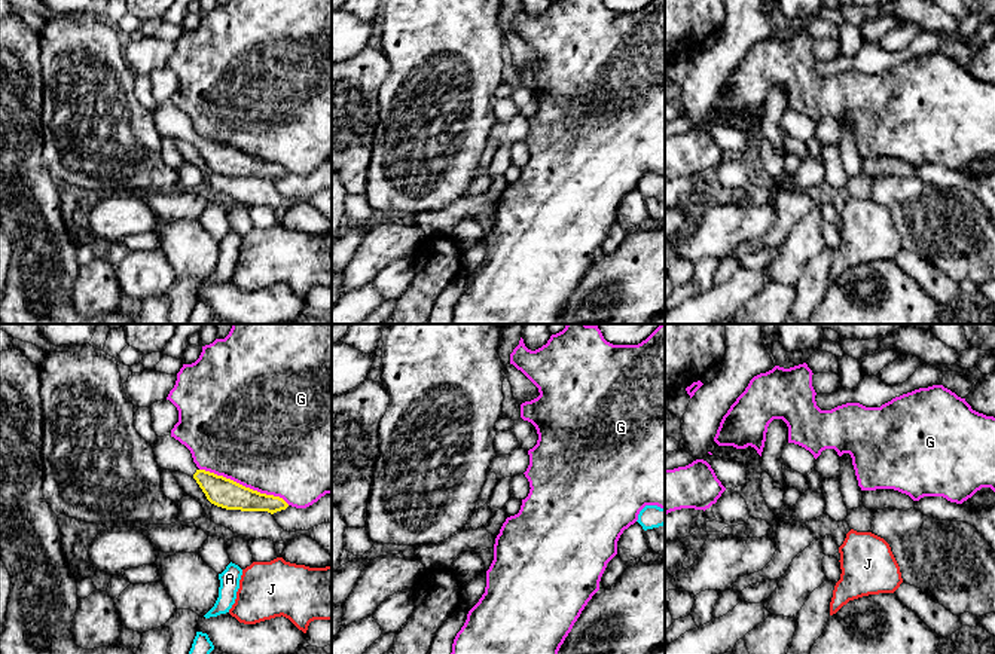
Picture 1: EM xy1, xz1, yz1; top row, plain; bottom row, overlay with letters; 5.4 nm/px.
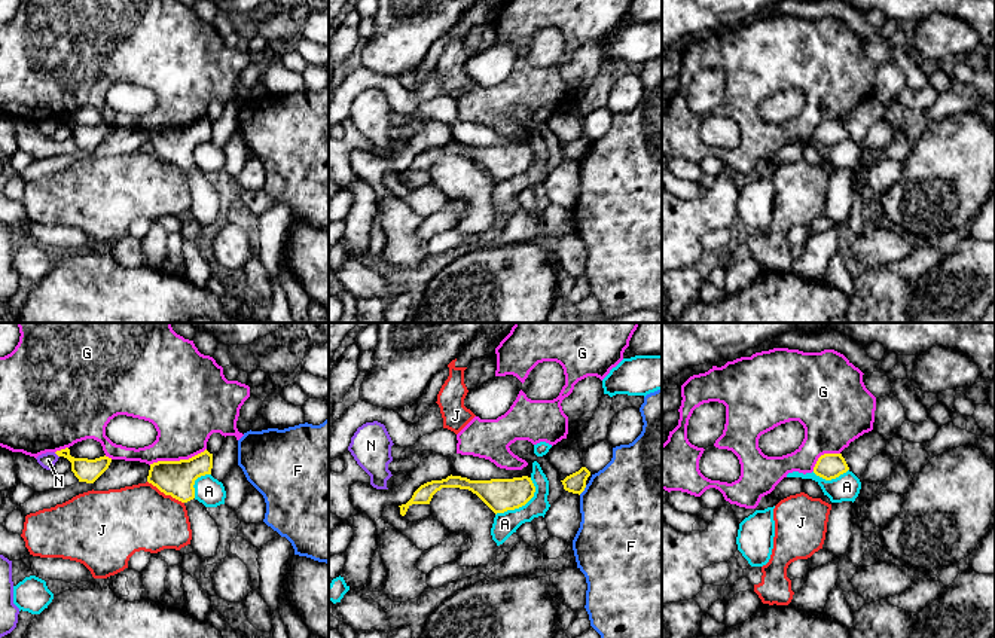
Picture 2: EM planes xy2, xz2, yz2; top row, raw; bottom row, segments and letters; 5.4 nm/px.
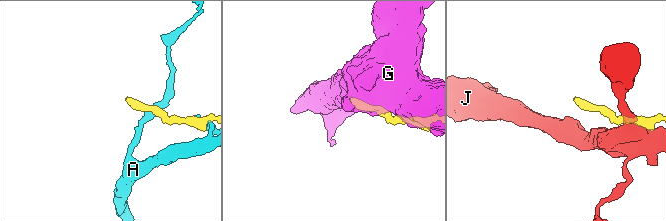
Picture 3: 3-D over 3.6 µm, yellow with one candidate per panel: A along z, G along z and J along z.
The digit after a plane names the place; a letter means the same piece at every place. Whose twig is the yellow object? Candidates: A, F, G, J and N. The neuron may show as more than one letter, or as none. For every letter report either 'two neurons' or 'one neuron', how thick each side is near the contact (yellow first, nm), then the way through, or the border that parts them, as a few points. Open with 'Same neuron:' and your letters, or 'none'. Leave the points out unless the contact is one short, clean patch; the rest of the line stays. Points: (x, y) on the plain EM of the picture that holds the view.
Same neuron: none
A: two neurons | 180/130 nm | along xz2 (531, 144), (534, 161), (524, 171), (496, 182)
F: two neurons | 110/480 nm | along xz2 (586, 152), (579, 161)
G: two neurons | 160/500 nm
J: two neurons | 190/360 nm | along xy2 (147, 147), (183, 170)
N: two neurons | 130/90 nm | along xy2 (54, 119), (58, 124)

